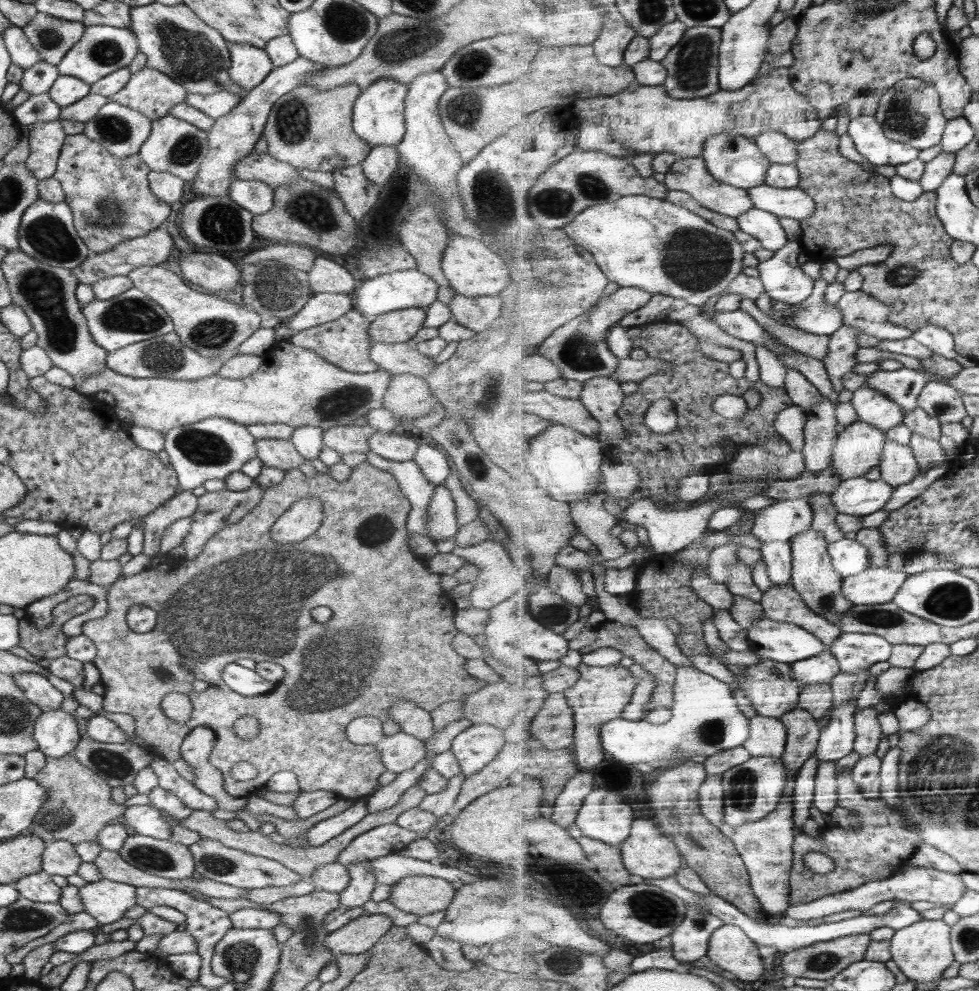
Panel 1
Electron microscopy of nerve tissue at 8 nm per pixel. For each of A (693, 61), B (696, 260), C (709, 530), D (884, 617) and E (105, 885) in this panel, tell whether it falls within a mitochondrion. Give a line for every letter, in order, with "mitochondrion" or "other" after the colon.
A: mitochondrion
B: mitochondrion
C: other
D: mitochondrion
E: other

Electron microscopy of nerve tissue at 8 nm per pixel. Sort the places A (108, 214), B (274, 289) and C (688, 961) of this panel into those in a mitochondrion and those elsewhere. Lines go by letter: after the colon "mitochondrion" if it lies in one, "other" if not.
A: mitochondrion
B: mitochondrion
C: other

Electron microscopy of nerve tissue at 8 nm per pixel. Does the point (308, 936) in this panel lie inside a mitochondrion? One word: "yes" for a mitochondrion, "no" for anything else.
yes

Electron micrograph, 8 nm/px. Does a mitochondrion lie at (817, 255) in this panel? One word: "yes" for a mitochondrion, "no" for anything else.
no

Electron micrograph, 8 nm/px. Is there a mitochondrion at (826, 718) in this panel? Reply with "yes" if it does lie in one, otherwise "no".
no

